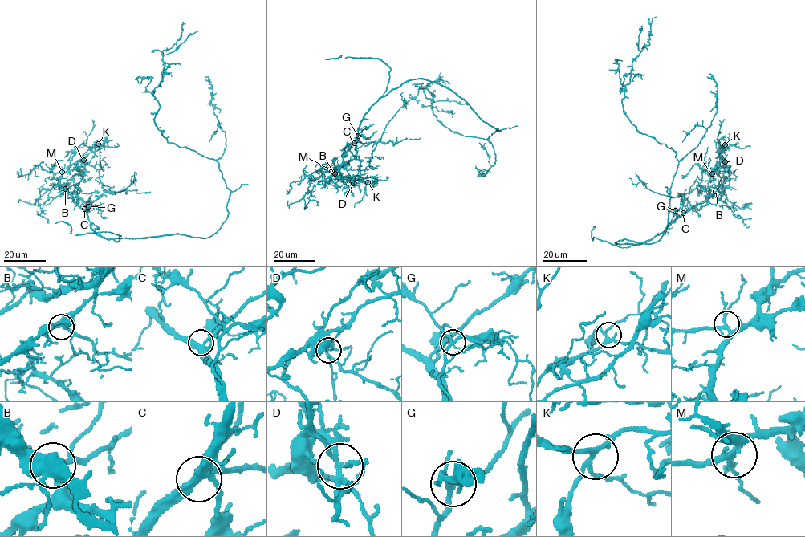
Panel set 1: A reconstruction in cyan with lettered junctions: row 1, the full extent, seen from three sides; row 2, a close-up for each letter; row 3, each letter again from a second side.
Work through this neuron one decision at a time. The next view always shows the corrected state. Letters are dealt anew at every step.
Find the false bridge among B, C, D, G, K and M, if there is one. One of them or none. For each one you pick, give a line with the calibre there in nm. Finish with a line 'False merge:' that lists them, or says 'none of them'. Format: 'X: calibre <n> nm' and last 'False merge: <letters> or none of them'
D: calibre 200 nm
False merge: D

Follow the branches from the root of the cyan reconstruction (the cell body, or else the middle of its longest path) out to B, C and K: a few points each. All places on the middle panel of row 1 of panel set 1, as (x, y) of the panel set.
B: (479, 117), (449, 89), (423, 79), (406, 80), (382, 96), (364, 115), (355, 141), (335, 173)
C: (479, 117), (449, 89), (425, 79), (412, 79), (392, 89), (371, 107), (363, 118), (354, 143)
K: (479, 117), (438, 83), (412, 79), (392, 89), (363, 117), (343, 163), (329, 167), (367, 182)

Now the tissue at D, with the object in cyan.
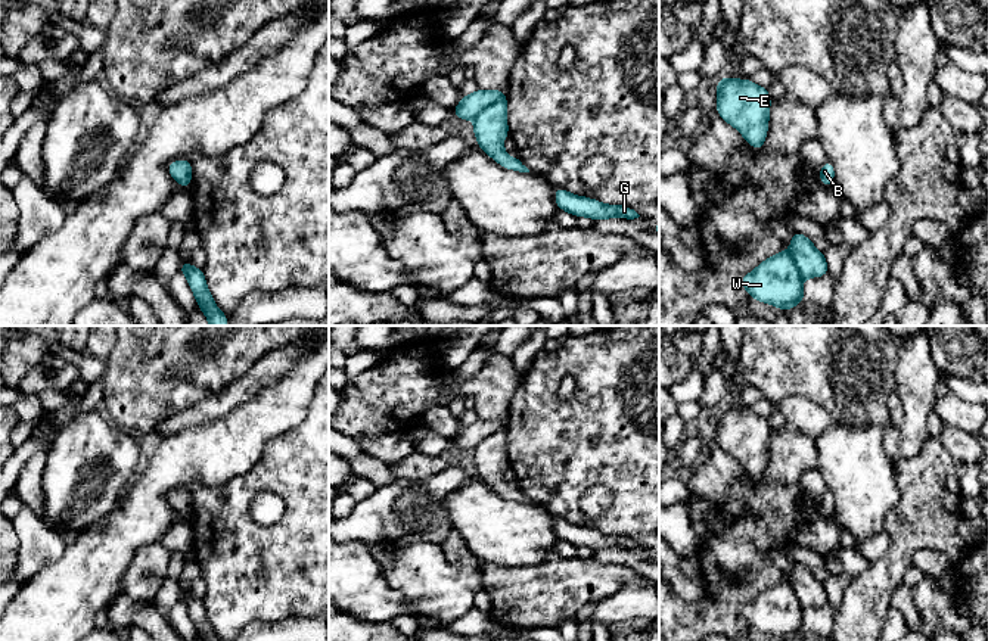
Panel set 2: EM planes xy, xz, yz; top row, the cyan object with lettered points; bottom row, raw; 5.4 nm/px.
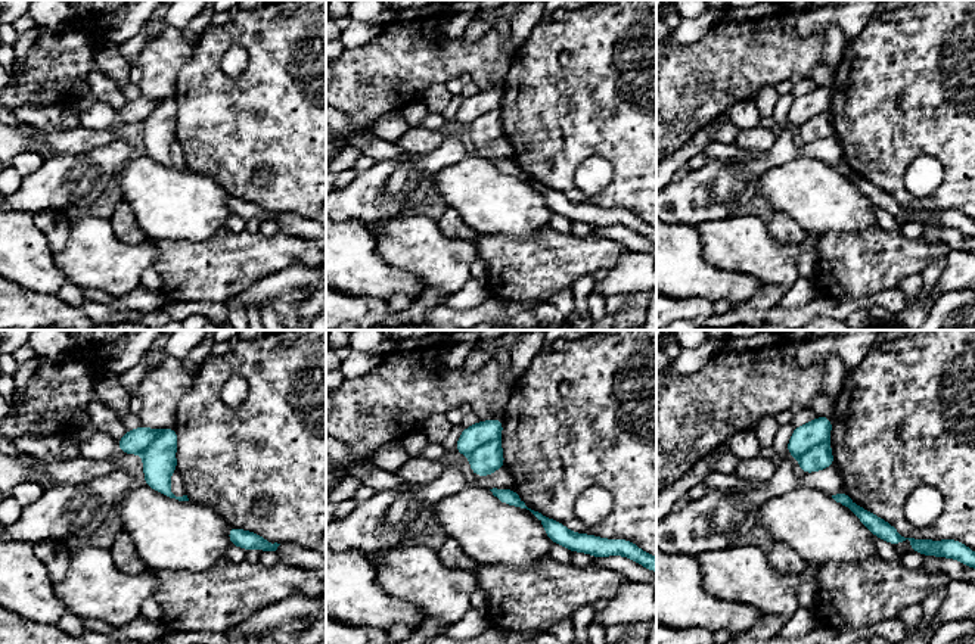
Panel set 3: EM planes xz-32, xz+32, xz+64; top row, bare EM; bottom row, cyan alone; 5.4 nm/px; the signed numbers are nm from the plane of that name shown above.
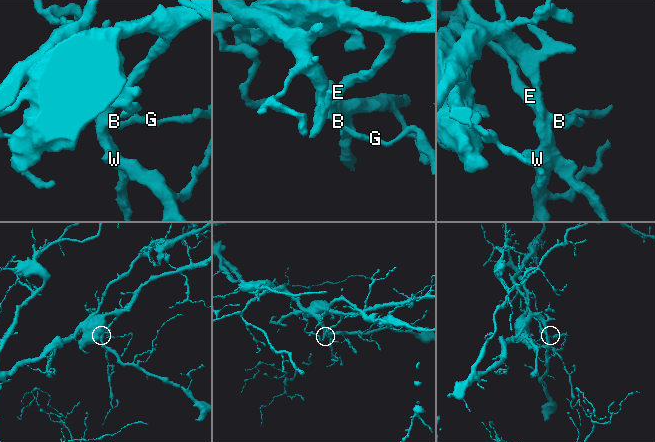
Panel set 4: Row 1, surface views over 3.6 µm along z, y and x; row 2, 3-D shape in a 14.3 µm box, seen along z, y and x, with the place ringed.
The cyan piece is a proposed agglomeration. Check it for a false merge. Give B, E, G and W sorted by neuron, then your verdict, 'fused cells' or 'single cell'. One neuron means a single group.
B G W / E; fused cells

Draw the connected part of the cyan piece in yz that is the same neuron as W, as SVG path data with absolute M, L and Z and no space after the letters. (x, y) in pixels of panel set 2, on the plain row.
M790 581L762 591L742 607L742 616L752 629L789 641L804 632L802 609Z

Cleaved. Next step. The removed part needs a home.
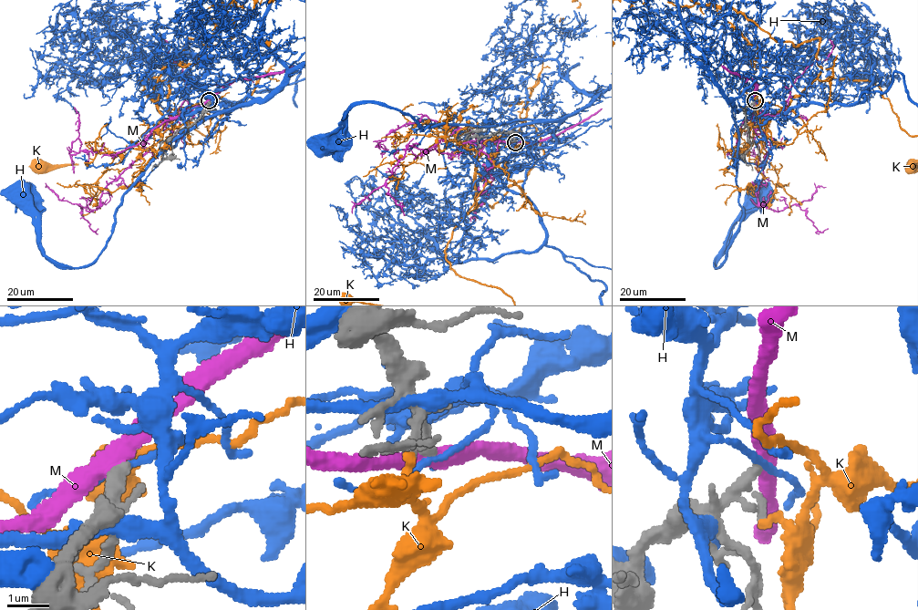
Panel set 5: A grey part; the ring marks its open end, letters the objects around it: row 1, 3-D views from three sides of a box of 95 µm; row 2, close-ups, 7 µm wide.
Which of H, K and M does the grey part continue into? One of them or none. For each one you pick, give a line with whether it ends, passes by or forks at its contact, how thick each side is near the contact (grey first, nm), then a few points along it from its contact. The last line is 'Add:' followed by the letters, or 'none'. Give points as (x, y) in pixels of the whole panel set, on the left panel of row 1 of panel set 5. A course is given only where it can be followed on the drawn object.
Add: none

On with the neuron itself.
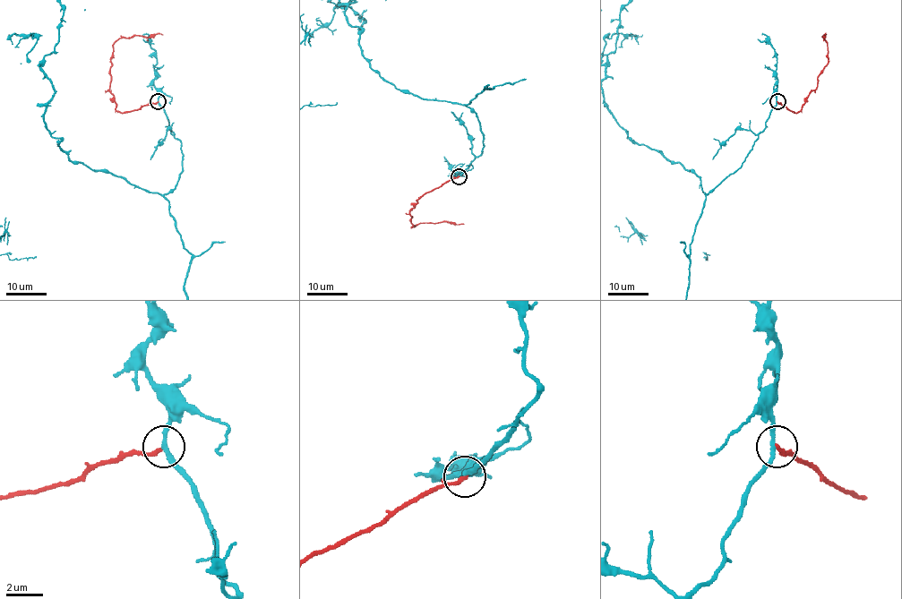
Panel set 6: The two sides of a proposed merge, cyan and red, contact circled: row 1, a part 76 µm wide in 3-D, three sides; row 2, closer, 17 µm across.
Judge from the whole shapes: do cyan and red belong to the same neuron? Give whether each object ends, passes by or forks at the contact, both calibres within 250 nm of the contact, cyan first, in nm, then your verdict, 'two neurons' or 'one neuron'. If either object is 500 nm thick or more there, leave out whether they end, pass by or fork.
cyan passes by; red ends; calibres 220 and 200 nm; two neurons

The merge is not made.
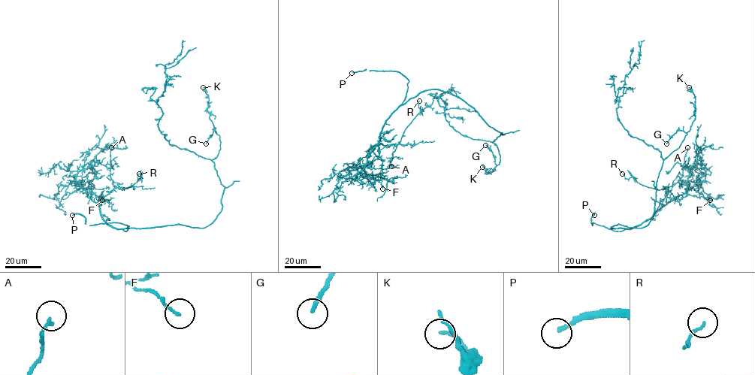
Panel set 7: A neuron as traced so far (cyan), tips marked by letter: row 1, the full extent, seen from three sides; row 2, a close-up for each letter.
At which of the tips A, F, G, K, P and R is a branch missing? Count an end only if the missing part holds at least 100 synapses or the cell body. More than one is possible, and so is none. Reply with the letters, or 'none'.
P

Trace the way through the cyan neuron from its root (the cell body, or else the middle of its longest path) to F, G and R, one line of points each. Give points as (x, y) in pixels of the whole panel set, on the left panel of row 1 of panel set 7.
F: (206, 226), (115, 228), (103, 219), (98, 204), (101, 195), (102, 200)
G: (206, 226), (221, 210), (224, 187), (212, 160), (220, 149), (219, 136), (214, 130), (206, 143)
R: (206, 226), (109, 225), (98, 202), (114, 188), (132, 185), (139, 173)

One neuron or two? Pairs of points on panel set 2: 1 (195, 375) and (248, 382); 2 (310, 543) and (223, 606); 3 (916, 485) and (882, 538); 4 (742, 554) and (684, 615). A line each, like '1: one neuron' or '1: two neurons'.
1: two neurons
2: one neuron
3: two neurons
4: one neuron

